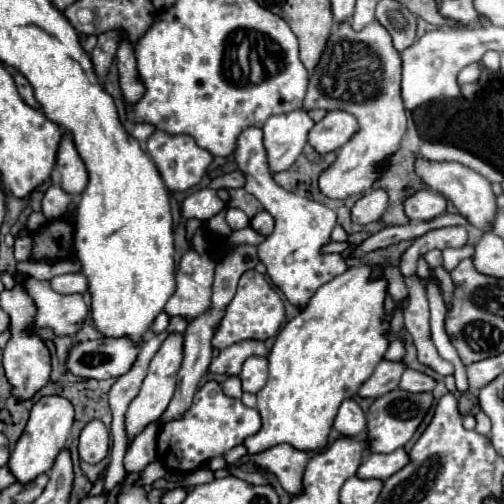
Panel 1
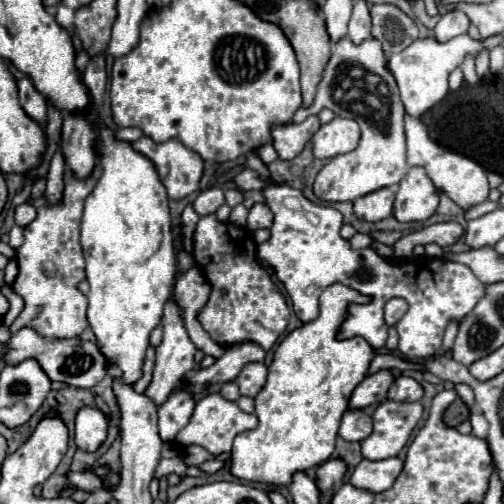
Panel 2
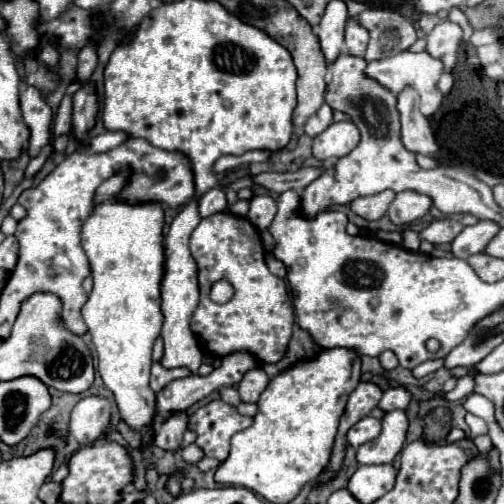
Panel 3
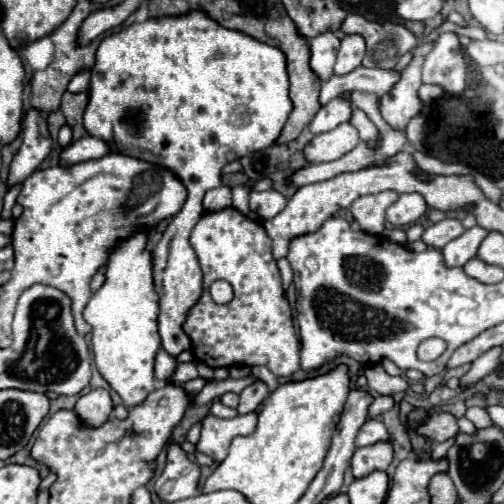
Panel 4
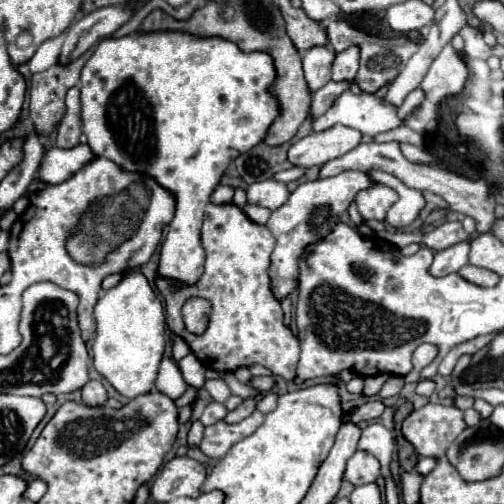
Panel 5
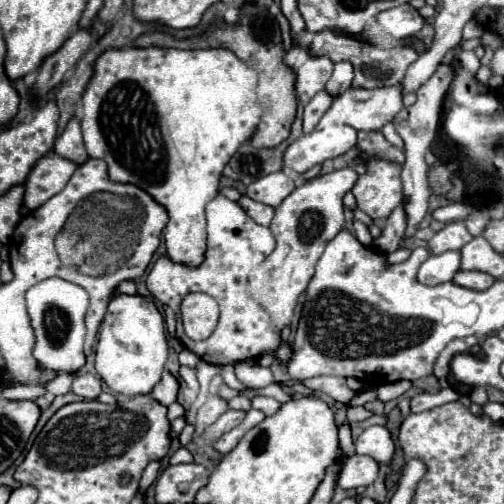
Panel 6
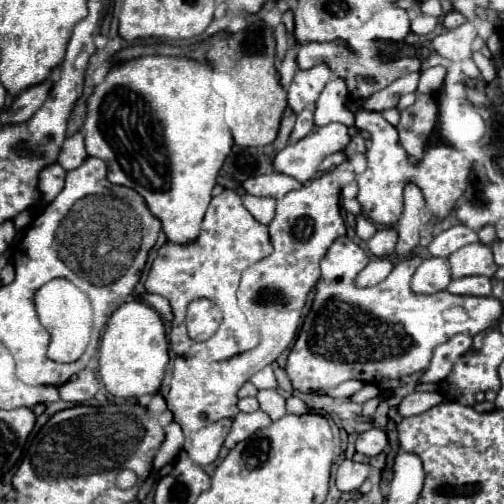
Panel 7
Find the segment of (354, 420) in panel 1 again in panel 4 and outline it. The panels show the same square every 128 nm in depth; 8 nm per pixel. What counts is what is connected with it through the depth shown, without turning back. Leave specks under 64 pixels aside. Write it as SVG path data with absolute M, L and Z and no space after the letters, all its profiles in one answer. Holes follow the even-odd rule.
M370 418L360 428L360 432L356 436L356 446L372 446L372 444L384 442L384 440L388 440L388 430L386 430L384 422L380 422L376 418Z

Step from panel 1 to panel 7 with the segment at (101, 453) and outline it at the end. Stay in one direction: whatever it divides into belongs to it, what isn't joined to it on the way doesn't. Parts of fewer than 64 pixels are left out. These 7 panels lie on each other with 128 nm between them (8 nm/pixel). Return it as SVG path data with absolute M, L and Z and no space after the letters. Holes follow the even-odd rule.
M84 368L84 370L78 372L76 380L60 386L60 398L66 400L66 402L84 404L86 400L94 398L98 388L100 388L100 380L98 380L96 372L90 370L90 368Z

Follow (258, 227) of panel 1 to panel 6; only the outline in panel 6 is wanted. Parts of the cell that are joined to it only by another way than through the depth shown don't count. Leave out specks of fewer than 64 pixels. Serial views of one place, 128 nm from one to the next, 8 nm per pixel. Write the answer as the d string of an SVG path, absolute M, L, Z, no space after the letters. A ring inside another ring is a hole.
M274 172L260 180L254 180L248 186L248 196L256 202L276 208L294 188L294 180L286 172Z

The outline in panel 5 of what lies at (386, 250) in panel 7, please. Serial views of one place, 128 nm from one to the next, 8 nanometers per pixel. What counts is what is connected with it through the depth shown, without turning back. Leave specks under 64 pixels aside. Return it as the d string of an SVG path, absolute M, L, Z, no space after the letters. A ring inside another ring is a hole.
M370 170L368 172L370 180L374 182L380 182L380 184L388 184L390 188L394 188L400 198L398 198L398 204L394 204L390 210L388 210L388 216L386 216L386 222L392 226L392 228L406 228L410 226L416 216L420 214L420 210L424 208L424 196L418 192L418 190L412 190L408 186L404 186L398 178L386 174L386 172L380 172L380 170Z

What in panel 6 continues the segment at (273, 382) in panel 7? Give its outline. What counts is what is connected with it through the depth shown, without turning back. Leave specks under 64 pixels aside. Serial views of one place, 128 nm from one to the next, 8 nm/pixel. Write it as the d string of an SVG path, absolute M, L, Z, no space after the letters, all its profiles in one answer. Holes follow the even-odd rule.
M240 364L236 368L236 376L240 382L244 382L248 388L264 388L274 382L272 371L269 367L248 366L248 364Z

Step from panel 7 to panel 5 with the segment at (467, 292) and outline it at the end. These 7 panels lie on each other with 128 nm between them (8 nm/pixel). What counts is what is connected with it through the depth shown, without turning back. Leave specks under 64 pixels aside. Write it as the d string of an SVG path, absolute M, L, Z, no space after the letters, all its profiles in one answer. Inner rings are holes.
M466 264L464 268L460 268L458 274L460 274L464 280L468 280L468 282L472 282L472 284L476 284L476 286L496 286L498 280L500 280L500 276L496 276L492 270L476 268L476 266L470 266L470 264Z

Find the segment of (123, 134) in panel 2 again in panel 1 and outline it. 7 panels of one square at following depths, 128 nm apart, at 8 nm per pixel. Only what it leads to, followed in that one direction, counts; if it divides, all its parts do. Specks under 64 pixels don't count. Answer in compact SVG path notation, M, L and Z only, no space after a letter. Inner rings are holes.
M136 124L136 126L130 130L130 136L136 138L138 142L146 142L152 132L154 132L154 126L150 126L150 124Z

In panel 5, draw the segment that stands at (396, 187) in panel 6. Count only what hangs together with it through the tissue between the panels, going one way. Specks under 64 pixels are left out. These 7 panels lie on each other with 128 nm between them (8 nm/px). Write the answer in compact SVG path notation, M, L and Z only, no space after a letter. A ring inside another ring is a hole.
M372 184L366 190L360 190L356 194L356 204L358 212L362 214L364 220L384 220L388 208L398 200L398 194L384 184Z

